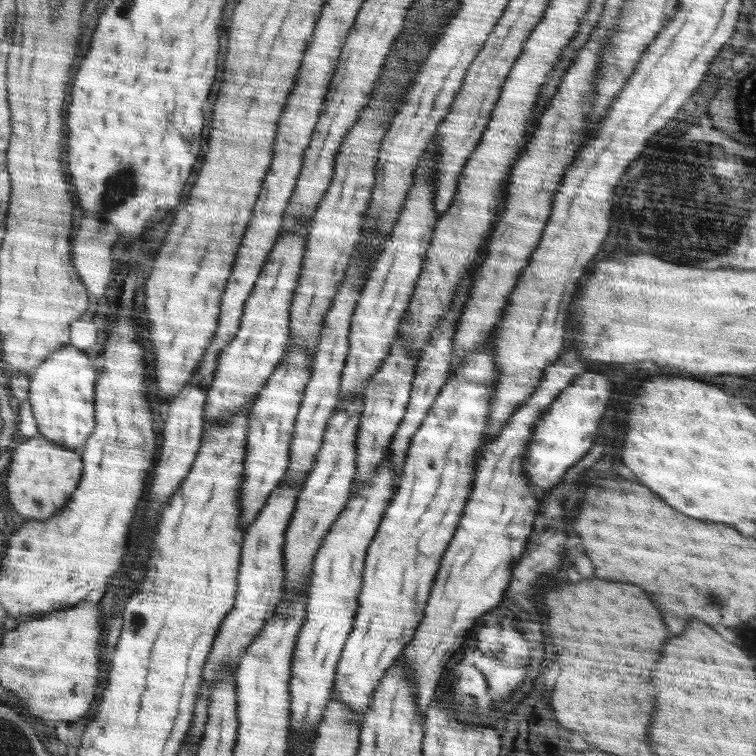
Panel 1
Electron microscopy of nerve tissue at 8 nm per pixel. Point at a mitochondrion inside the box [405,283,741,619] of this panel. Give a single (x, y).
(714, 601)

